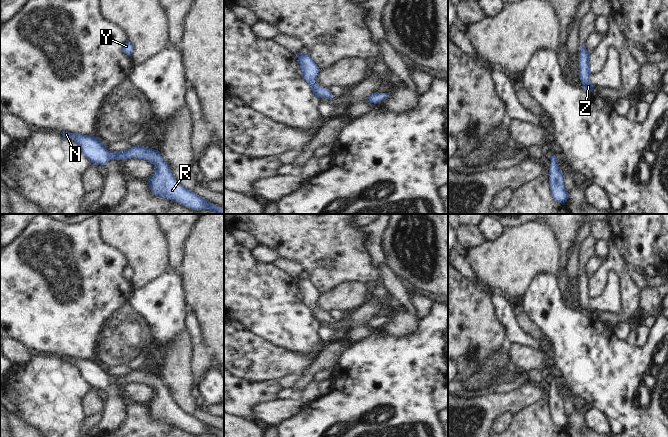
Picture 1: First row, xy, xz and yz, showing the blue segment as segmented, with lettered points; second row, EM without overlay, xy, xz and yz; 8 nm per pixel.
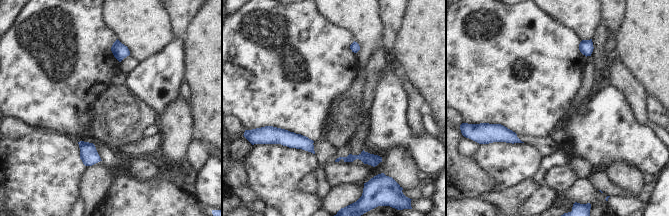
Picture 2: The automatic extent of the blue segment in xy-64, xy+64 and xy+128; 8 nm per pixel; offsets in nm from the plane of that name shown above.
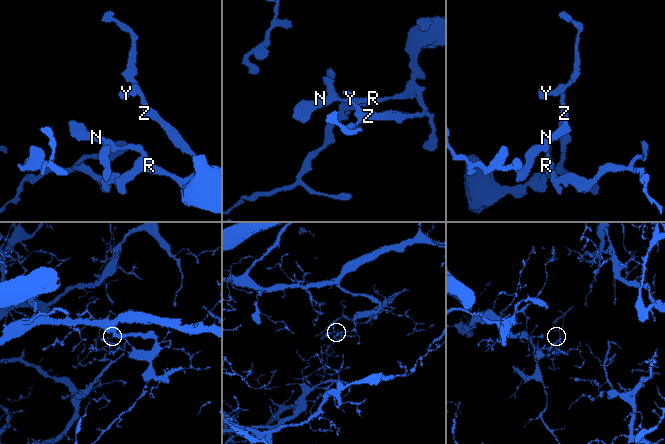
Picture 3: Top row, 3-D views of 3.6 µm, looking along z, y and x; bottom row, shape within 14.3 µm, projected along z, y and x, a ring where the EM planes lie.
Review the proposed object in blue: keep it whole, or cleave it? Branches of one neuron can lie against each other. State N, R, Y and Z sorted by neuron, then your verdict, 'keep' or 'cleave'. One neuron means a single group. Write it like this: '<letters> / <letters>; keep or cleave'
N R Y Z; keep

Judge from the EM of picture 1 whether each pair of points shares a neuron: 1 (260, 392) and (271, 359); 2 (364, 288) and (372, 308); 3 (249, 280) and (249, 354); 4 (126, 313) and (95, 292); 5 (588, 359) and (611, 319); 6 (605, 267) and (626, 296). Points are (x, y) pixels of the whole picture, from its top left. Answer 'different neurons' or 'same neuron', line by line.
1: different neurons
2: different neurons
3: different neurons
4: different neurons
5: different neurons
6: same neuron

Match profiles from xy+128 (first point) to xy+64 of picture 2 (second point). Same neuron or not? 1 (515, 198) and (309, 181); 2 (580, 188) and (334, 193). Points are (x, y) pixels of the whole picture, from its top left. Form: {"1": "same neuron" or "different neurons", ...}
{"1": "same neuron", "2": "same neuron"}

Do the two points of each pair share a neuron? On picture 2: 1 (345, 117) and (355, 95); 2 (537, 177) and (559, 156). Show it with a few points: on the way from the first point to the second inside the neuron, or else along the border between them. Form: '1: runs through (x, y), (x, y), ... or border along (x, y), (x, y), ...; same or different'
1: runs through (345, 112), (345, 105), (350, 100); same
2: runs through (540, 171), (553, 159); same

